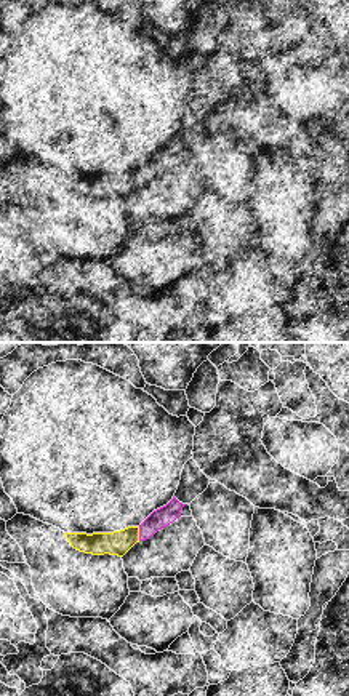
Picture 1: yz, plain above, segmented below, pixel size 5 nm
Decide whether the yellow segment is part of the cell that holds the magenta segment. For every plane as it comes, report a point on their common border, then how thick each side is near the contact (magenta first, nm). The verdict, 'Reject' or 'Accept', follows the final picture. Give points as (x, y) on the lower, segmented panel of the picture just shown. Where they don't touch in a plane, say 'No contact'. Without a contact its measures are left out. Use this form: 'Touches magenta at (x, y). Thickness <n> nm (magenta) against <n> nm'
Touches magenta at (140, 533). Thickness 100 nm (magenta) against 120 nm

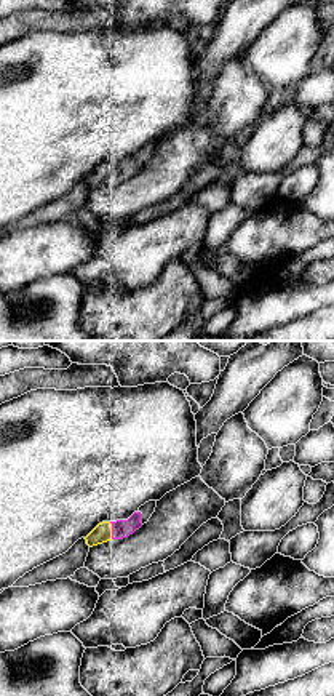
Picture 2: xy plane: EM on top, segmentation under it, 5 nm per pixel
Touches magenta at (112, 530). Thickness 100 nm (magenta) against 90 nm

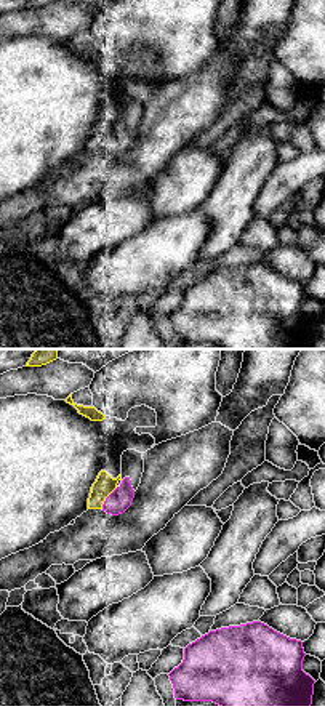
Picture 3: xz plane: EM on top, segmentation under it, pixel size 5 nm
Touches magenta at (106, 498). Thickness 110 nm (magenta) against 100 nm

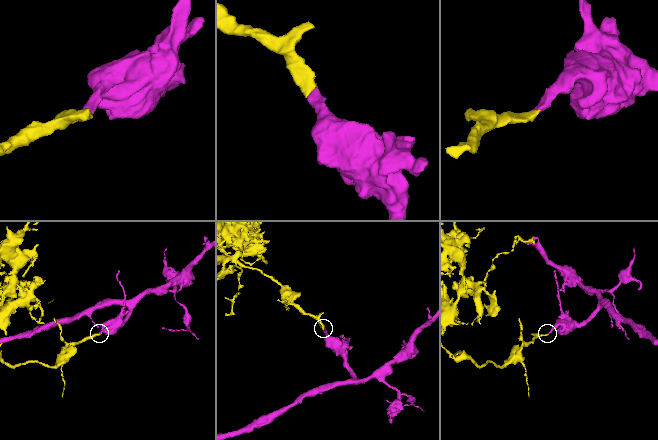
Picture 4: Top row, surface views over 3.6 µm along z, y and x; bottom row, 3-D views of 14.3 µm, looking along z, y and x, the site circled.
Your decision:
Accept

